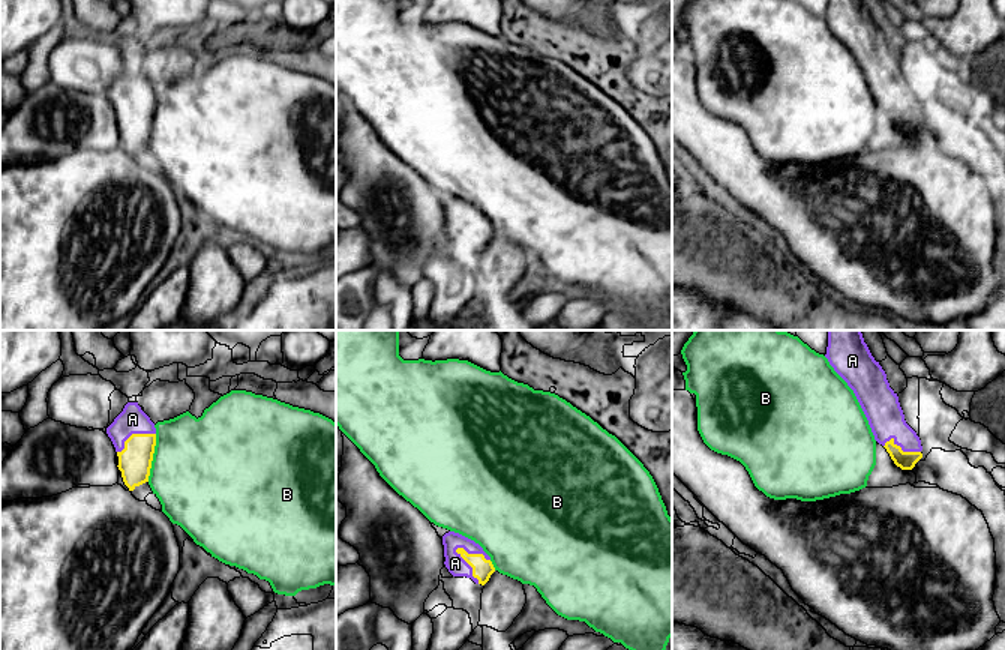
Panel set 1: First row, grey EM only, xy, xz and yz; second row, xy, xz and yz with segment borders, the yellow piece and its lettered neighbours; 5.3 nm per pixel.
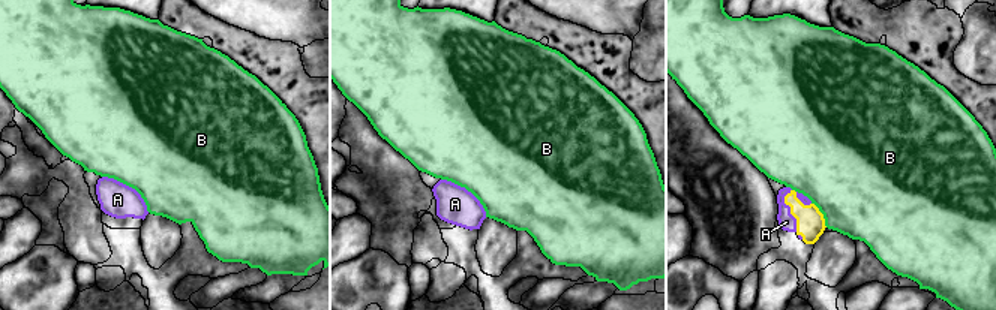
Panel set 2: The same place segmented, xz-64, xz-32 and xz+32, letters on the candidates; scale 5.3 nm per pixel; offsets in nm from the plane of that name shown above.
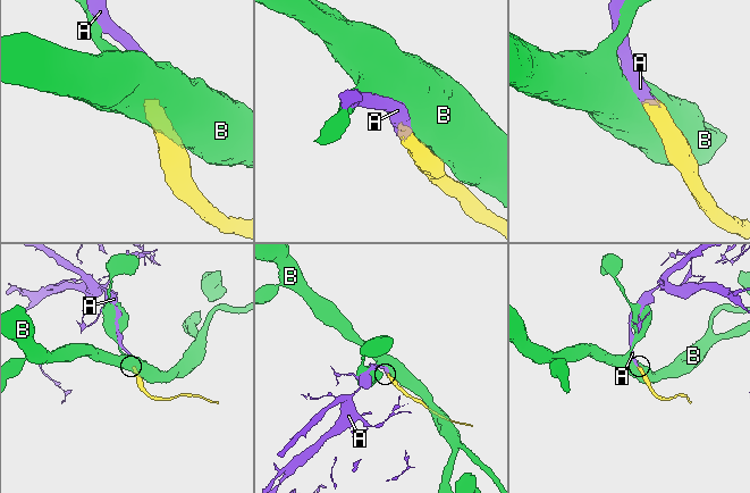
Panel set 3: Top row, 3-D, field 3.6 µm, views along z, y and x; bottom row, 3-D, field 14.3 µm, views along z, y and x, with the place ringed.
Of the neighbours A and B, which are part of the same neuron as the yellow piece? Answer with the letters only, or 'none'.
A

